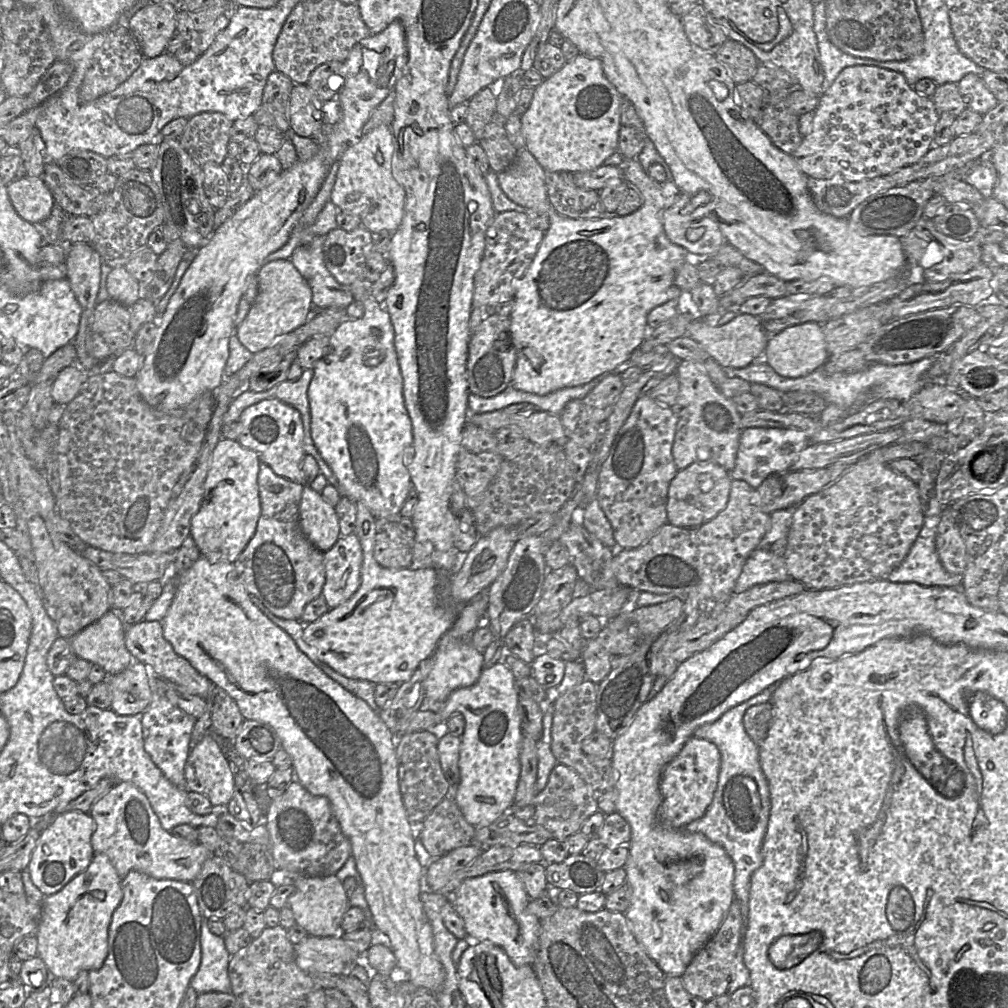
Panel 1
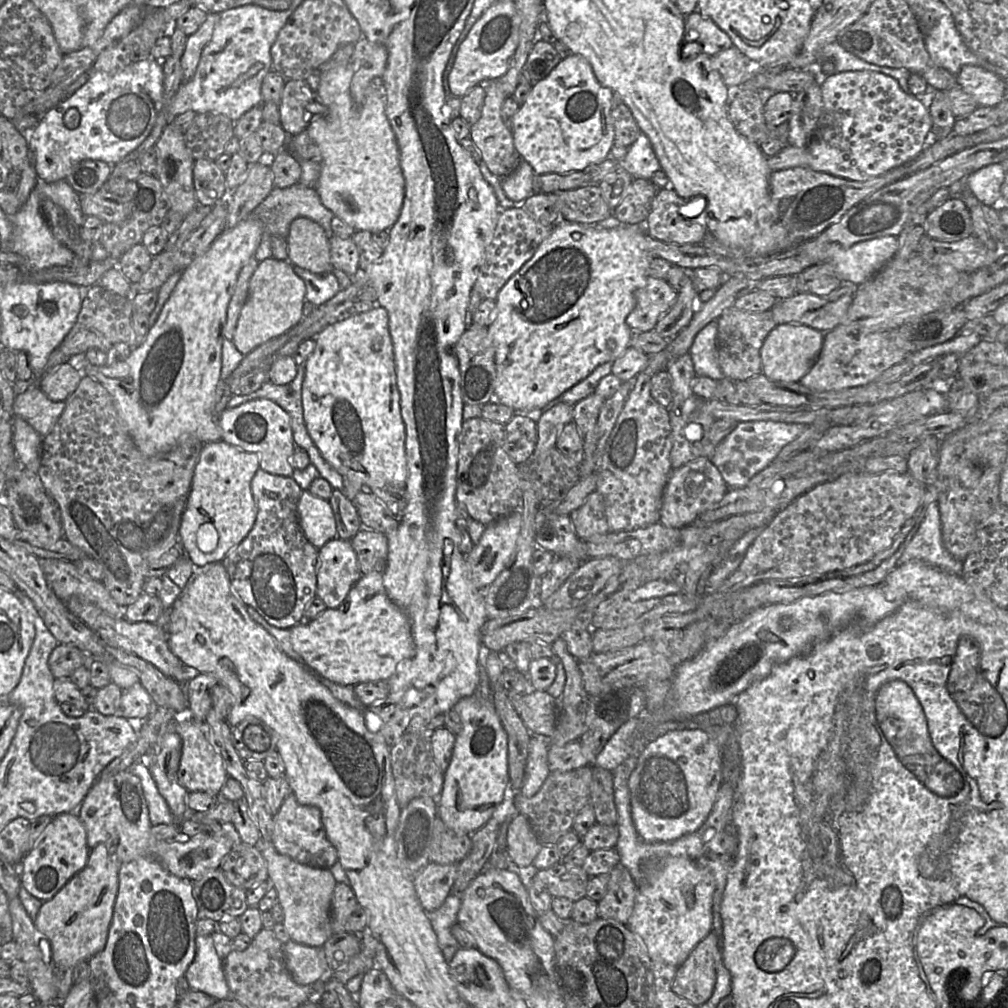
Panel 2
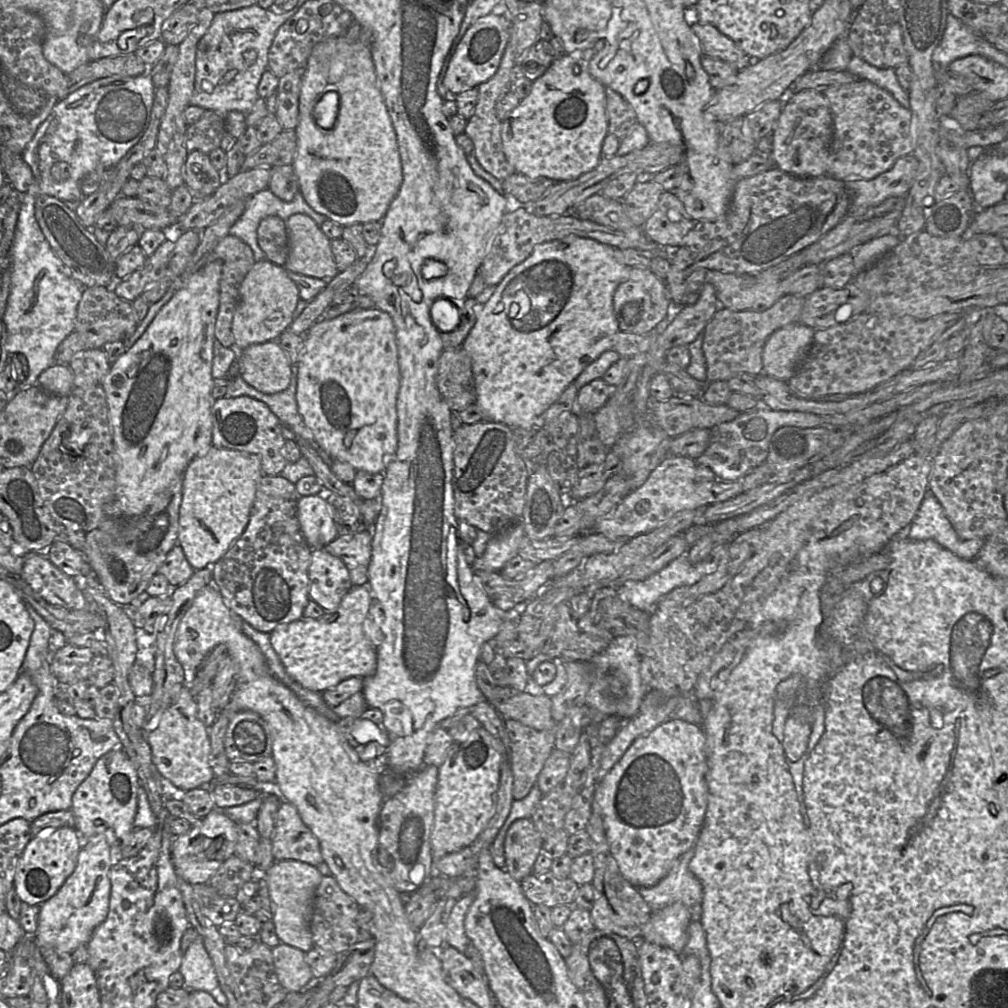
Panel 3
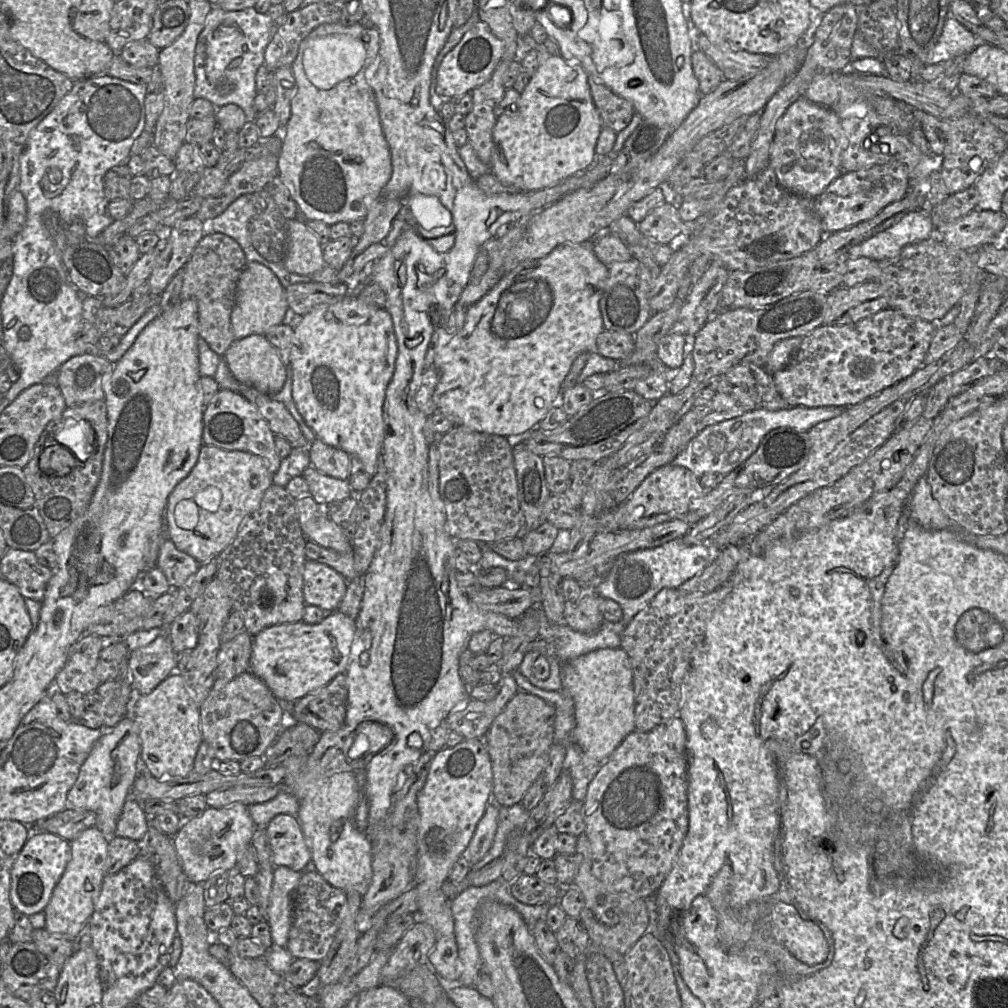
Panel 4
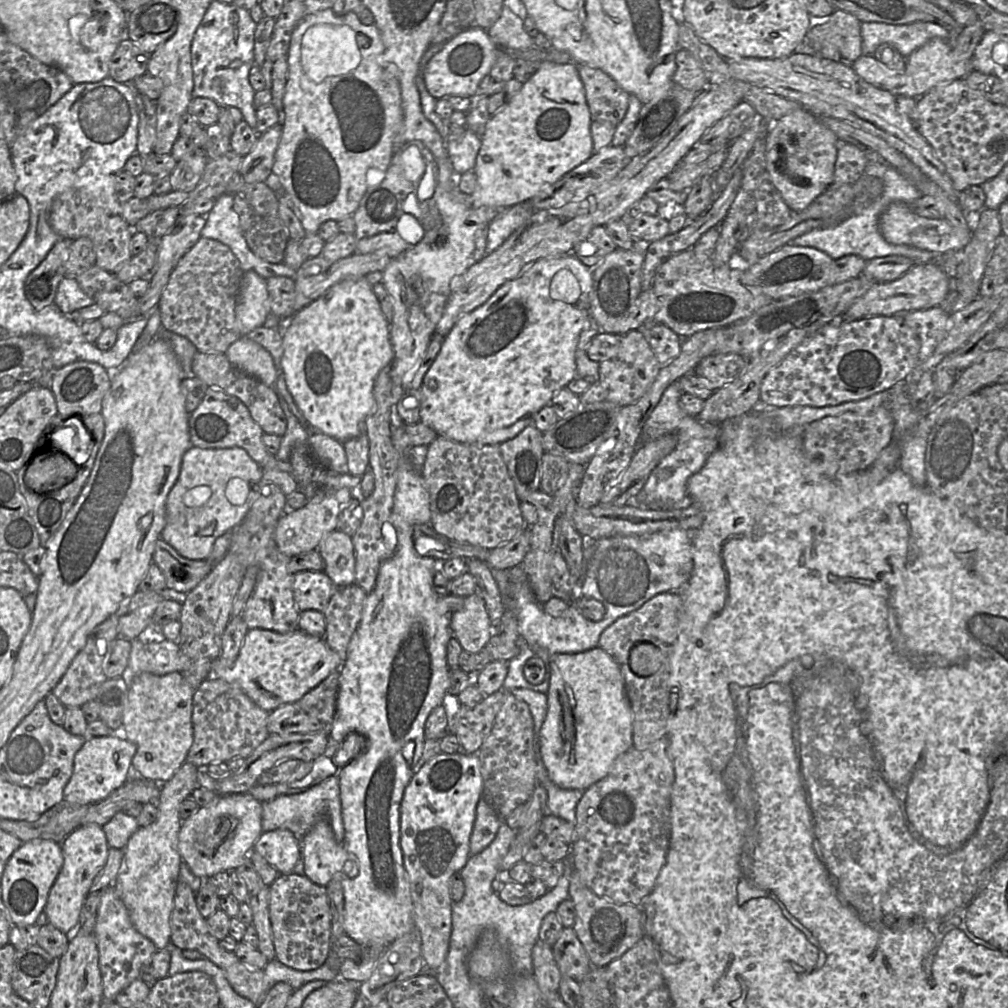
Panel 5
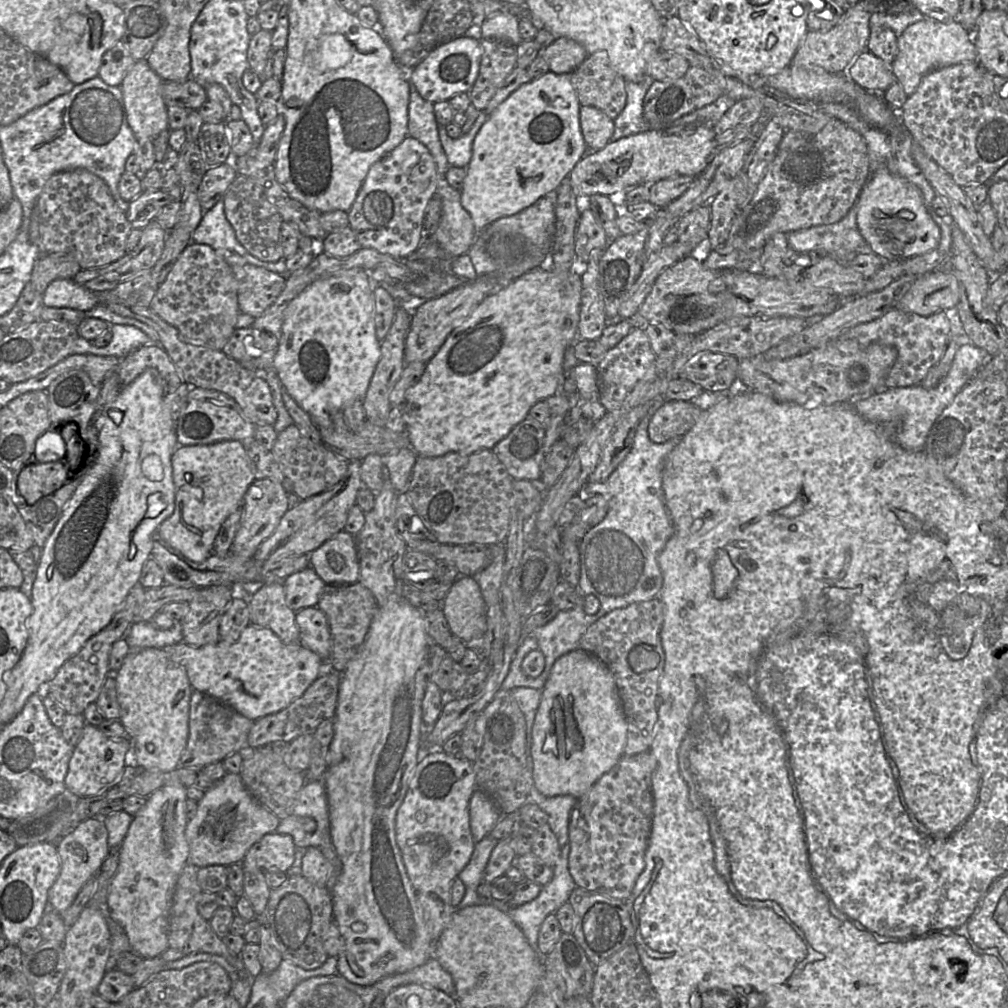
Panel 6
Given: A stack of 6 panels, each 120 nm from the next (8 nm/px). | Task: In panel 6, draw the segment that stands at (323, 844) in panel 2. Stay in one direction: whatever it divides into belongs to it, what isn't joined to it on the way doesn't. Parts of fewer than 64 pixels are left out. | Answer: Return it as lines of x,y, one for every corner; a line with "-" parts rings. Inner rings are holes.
273,832
266,834
247,852
241,865
244,872
270,871
284,872
292,866
295,860
293,837
289,834

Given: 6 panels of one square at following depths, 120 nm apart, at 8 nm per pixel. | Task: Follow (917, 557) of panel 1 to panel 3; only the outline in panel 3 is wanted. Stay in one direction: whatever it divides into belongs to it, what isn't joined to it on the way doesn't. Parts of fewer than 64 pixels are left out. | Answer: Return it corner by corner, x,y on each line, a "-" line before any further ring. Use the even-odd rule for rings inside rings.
929,491
925,493
919,509
909,524
908,537
912,540
934,540
965,560
974,560
985,540
984,538
961,539
943,507

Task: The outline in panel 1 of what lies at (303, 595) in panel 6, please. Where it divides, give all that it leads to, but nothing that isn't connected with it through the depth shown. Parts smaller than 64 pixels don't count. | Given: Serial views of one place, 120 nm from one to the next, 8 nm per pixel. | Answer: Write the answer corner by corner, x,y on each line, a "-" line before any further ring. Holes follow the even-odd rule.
354,533
340,536
331,549
323,552
323,558
326,579
321,596
329,609
333,609
347,601
360,585
363,555
359,538

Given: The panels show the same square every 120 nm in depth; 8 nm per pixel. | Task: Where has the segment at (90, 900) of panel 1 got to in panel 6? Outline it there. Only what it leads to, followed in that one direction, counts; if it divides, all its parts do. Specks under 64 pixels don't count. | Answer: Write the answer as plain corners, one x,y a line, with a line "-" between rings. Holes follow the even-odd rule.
91,817
80,822
72,831
61,836
56,842
61,860
61,870
48,891
48,901
54,911
61,913
75,900
83,885
95,876
111,849
108,845
108,831
102,818

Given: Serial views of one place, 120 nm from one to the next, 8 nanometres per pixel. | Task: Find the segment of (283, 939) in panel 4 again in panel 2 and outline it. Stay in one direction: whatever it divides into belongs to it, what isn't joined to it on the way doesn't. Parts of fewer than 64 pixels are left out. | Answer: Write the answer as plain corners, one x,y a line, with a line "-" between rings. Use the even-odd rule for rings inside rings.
259,839
255,845
262,853
268,870
268,881
277,891
277,901
284,913
283,926
290,939
309,947
322,947
332,935
330,926
331,900
337,881
328,869
298,863
280,854
272,841

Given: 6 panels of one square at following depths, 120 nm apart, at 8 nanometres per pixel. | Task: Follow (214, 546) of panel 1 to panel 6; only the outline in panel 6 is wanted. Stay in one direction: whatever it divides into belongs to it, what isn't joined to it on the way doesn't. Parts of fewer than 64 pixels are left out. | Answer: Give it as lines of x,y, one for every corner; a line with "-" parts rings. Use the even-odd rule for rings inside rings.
237,440
220,441
213,444
179,445
174,451
171,461
172,461
172,468
173,468
173,480
175,485
175,509
173,514
162,522
162,524
158,529
158,532
170,546
172,546
174,549
179,551
186,558
188,558
193,562
201,563
205,561
211,554
213,554
214,542
222,524
231,514
233,514
238,509
242,509
245,494
249,486
254,482
256,478
251,469
250,460
245,445
-
186,473
191,473
191,475
194,476
194,479
191,480
191,482
189,483
186,482
185,480

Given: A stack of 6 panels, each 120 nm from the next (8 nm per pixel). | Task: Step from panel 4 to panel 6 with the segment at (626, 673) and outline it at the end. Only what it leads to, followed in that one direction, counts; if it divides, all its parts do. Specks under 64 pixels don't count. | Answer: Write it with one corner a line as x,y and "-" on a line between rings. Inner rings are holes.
579,648
559,657
541,689
532,725
532,775
537,790
546,797
582,797
617,764
626,741
627,722
608,667

